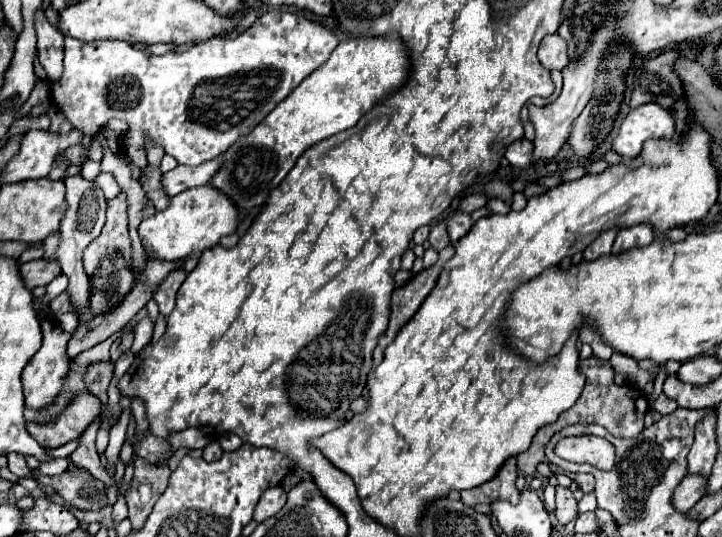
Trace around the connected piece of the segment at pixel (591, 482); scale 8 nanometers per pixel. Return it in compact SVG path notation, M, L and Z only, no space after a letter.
M578 473L578 474L568 474L571 479L578 484L580 488L582 488L583 492L586 494L590 494L590 492L594 492L595 488L595 479L592 474L589 473Z

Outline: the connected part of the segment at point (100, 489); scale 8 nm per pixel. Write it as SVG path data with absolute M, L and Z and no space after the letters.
M76 468L74 474L64 472L60 476L40 476L40 486L52 486L66 504L80 510L102 510L108 506L106 486L94 480L84 468Z

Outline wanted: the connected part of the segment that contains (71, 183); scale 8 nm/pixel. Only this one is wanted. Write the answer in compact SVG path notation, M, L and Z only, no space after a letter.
M82 174L64 178L64 184L66 184L68 210L64 212L64 218L60 222L62 242L60 242L60 248L58 248L58 264L62 268L62 274L68 276L68 280L70 280L70 284L66 288L66 294L72 300L74 312L76 312L80 324L88 324L94 318L94 314L90 310L90 282L88 282L88 276L86 276L84 266L82 266L82 252L100 234L100 230L104 226L106 198L104 198L104 192L94 182L86 180Z

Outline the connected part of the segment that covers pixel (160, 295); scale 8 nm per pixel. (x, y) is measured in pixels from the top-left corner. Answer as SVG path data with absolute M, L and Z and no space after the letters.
M178 268L178 270L174 270L174 272L158 286L158 290L154 292L154 300L156 300L156 304L158 304L158 308L160 308L160 314L162 314L164 318L168 318L170 312L174 310L174 306L176 306L176 292L178 292L180 284L184 282L184 278L186 278L184 270Z

